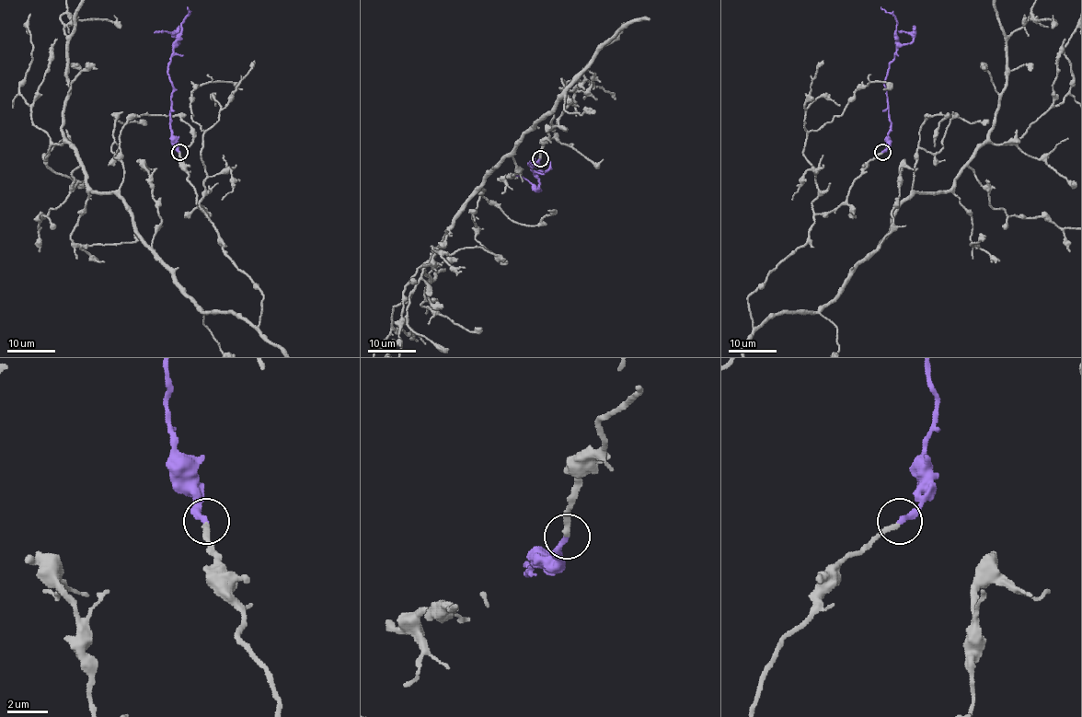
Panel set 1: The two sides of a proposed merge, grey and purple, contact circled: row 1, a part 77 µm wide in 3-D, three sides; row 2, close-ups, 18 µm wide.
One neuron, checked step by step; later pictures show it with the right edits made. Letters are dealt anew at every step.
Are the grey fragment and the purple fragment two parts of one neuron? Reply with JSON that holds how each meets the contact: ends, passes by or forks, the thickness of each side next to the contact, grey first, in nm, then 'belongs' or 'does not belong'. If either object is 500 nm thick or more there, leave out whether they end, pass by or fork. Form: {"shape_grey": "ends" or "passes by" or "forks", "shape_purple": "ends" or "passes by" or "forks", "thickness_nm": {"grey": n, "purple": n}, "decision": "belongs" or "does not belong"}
{"shape_grey": "ends", "shape_purple": "ends", "thickness_nm": {"grey": 280, "purple": 300}, "decision": "belongs"}

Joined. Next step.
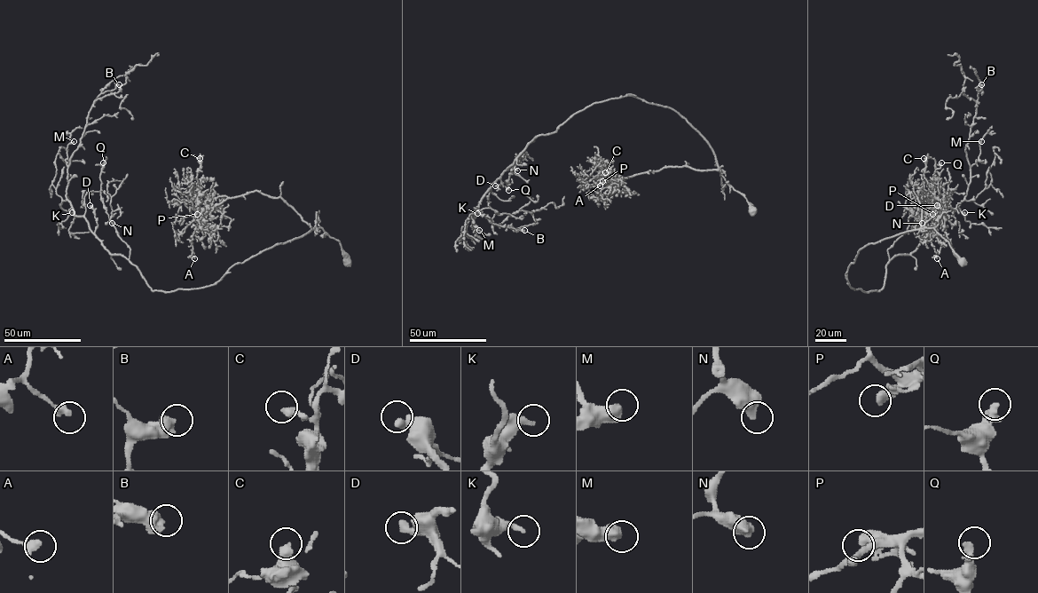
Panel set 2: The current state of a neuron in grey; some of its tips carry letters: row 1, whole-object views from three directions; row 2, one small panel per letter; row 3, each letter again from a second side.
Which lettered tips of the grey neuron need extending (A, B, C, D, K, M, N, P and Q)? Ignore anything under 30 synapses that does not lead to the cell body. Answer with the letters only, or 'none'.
P

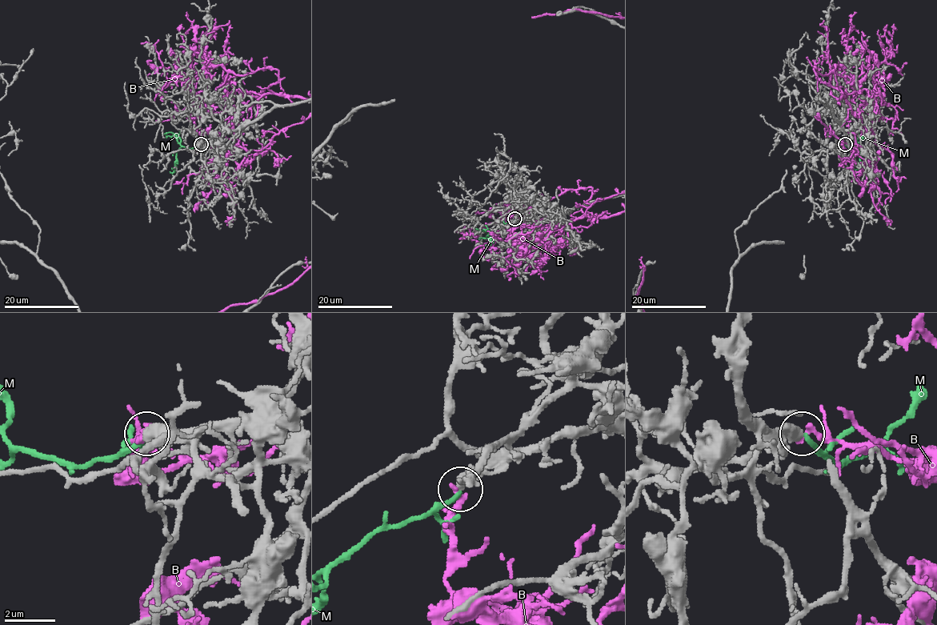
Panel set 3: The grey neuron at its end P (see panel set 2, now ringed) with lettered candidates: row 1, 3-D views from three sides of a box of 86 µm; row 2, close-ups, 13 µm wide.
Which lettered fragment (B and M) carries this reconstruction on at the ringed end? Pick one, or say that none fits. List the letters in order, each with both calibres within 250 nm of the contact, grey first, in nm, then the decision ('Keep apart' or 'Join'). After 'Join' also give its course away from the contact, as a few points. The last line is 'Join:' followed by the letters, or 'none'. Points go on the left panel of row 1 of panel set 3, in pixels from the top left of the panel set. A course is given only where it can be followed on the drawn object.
B: Thickness 500 nm (grey) against 180 nm. Keep apart
M: Thickness 480 nm (grey) against 170 nm. Join
Join: M

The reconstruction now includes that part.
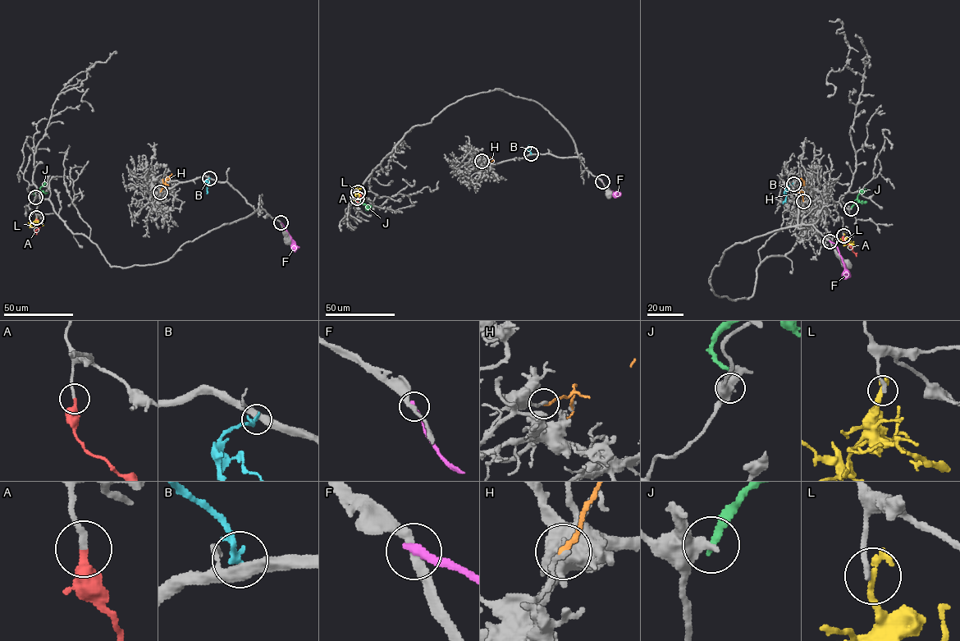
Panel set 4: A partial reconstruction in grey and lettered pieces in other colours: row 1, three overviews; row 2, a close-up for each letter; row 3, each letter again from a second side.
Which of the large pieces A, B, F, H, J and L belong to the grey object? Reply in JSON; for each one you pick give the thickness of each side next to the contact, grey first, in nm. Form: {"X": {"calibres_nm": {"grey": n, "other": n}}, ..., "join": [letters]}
{"A": {"calibres_nm": {"grey": 190, "other": 400}}, "join": ["A"]}

